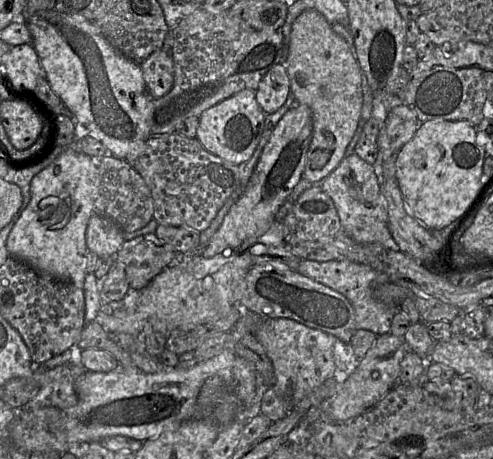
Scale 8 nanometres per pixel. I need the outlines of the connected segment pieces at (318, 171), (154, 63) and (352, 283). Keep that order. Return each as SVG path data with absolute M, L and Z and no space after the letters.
M307 9L294 20L285 63L290 87L298 104L309 107L313 118L313 134L307 154L303 178L321 187L321 181L331 174L346 156L346 150L356 132L361 117L364 77L358 60L348 43L338 35L332 24L317 10Z
M163 49L153 52L140 63L146 90L151 98L166 95L174 84L174 62L171 53Z
M302 259L297 271L346 296L355 311L357 330L370 330L377 336L390 333L393 317L398 310L397 306L380 301L374 293L377 286L391 282L386 274L381 274L370 266L348 260L319 262Z

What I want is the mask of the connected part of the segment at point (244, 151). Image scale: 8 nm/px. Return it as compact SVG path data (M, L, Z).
M244 89L205 110L199 117L197 139L210 153L232 163L246 163L260 142L266 114L260 107L255 91Z

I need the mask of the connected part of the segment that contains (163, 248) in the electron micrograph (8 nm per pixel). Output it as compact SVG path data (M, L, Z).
M155 232L125 240L117 252L117 260L125 265L130 287L142 290L178 255L173 245L160 239Z

